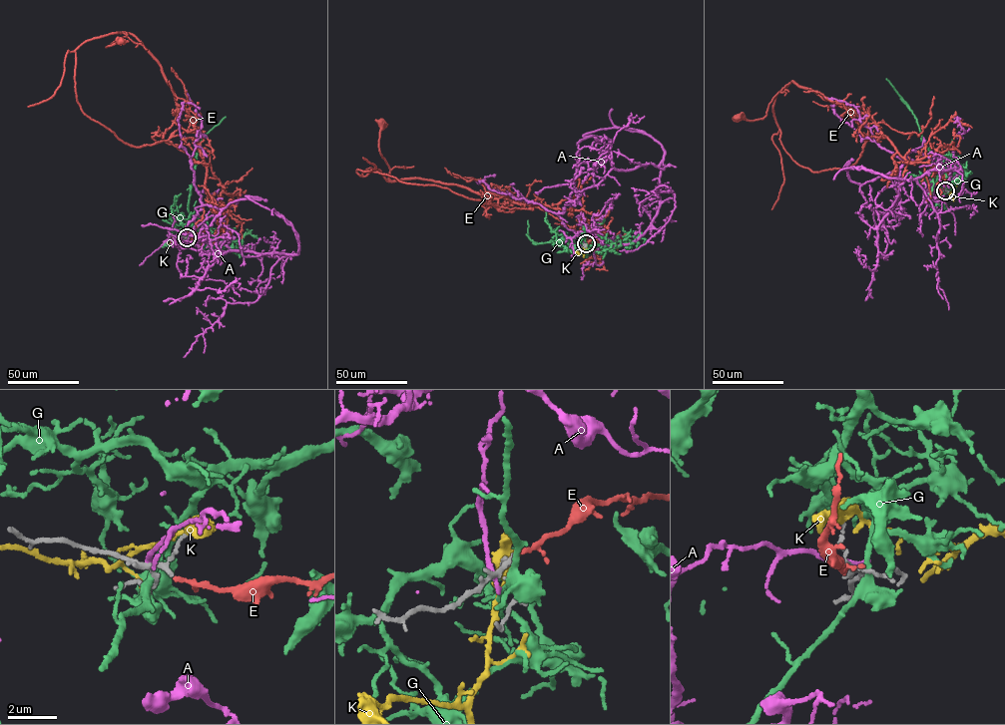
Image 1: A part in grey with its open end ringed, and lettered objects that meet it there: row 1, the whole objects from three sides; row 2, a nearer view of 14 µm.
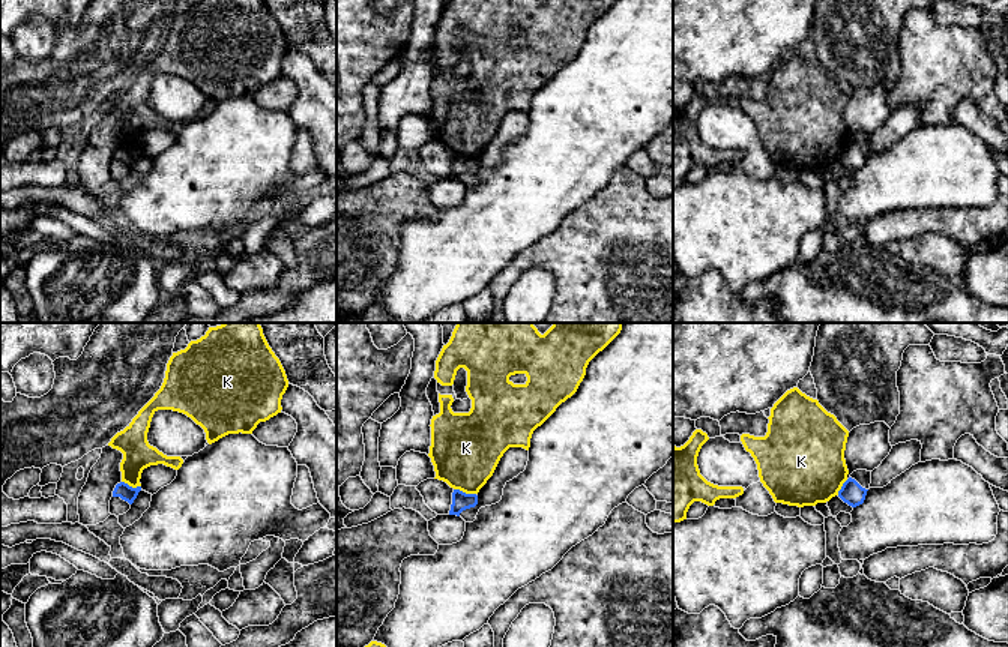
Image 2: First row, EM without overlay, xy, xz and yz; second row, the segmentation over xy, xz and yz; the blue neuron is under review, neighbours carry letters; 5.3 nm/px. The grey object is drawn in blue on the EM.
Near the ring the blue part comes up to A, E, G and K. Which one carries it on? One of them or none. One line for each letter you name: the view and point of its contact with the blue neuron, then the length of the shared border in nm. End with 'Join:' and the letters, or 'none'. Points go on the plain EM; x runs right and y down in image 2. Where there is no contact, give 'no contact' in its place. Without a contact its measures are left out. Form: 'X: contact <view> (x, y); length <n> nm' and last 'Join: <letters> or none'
E: no contact
Join: E

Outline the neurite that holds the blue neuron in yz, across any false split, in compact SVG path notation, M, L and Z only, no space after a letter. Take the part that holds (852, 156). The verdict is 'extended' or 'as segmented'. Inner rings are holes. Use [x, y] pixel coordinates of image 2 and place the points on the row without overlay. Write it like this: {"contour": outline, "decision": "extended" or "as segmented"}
{"contour": "M849 141L838 155L838 161L849 170L856 171L864 167L867 155L855 143Z", "decision": "as segmented"}

